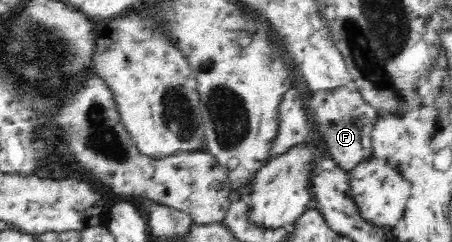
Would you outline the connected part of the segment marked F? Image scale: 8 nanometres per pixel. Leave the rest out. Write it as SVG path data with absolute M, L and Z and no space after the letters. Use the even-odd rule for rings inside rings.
M346 87L334 91L316 91L310 99L310 113L316 119L316 135L324 140L327 155L342 169L350 172L358 163L374 156L372 131L378 121L378 111L358 91L348 91Z

